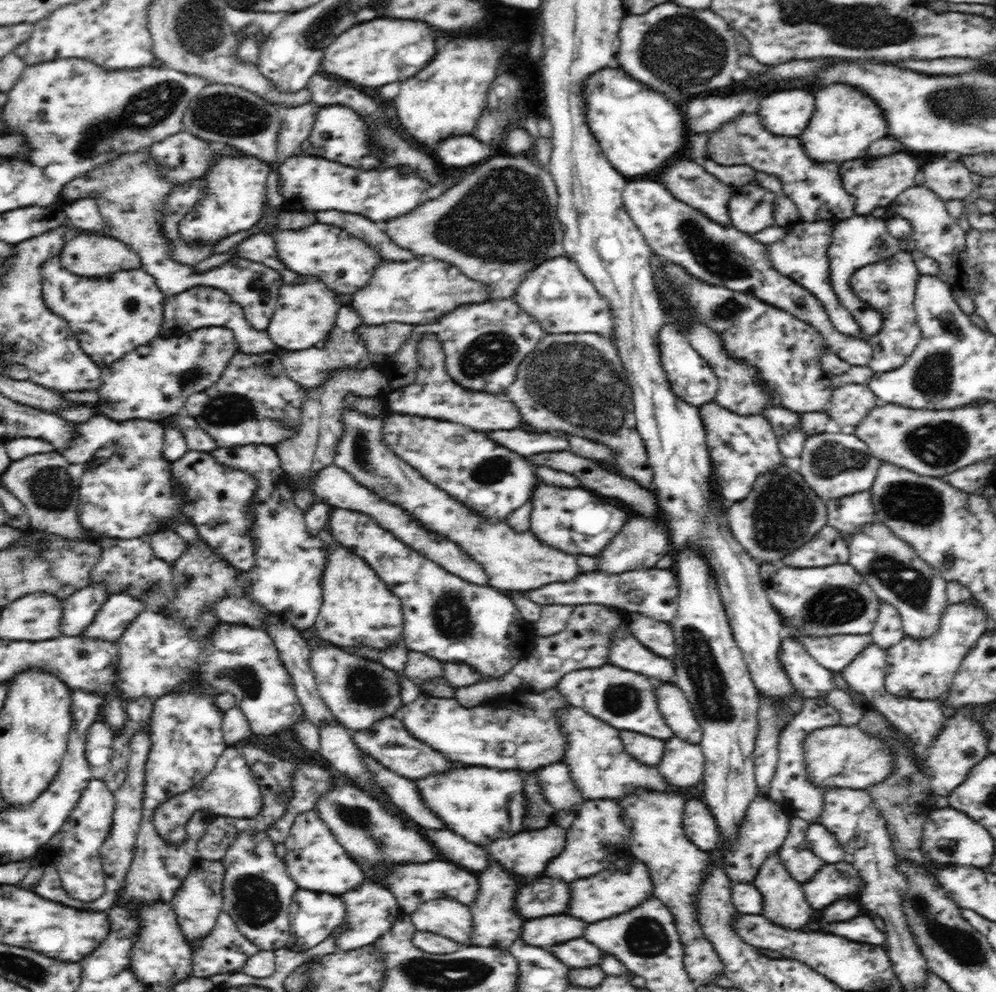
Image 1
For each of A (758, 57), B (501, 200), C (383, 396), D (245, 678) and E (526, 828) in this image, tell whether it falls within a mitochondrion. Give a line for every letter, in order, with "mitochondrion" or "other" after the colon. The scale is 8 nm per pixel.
A: other
B: mitochondrion
C: other
D: mitochondrion
E: other

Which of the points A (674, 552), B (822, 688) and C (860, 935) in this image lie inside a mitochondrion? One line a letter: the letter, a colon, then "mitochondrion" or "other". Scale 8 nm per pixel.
A: other
B: other
C: other

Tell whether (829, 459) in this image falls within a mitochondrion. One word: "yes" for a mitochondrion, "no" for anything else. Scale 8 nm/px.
yes

